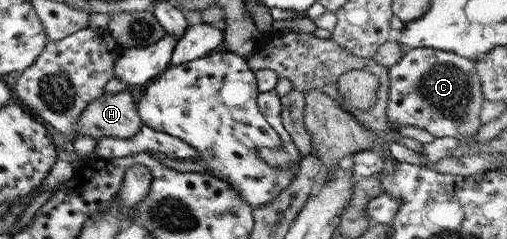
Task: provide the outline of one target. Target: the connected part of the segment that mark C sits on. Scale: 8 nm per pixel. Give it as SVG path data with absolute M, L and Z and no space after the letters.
M408 49L398 62L387 68L388 98L385 115L387 124L413 126L429 132L434 138L462 138L475 134L481 124L479 112L483 103L482 89L473 60L438 49Z

